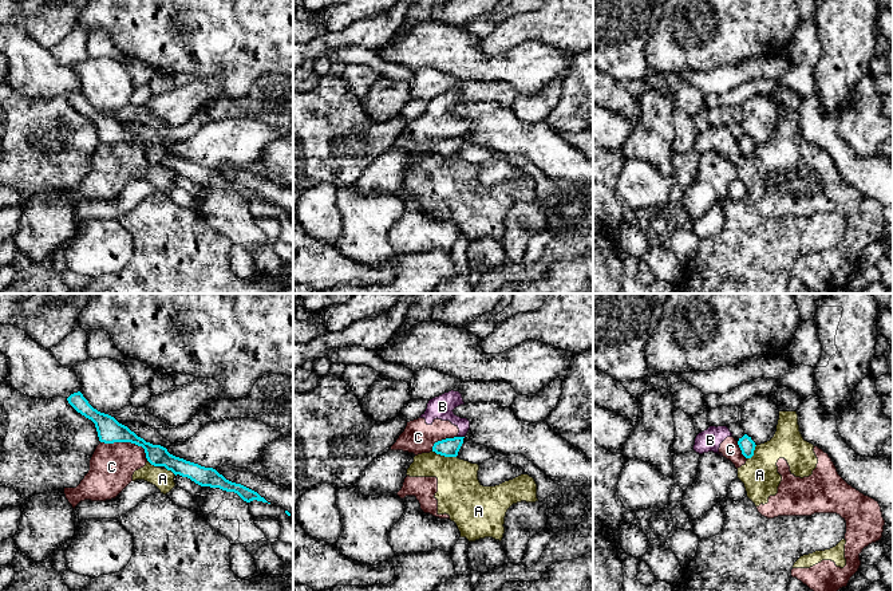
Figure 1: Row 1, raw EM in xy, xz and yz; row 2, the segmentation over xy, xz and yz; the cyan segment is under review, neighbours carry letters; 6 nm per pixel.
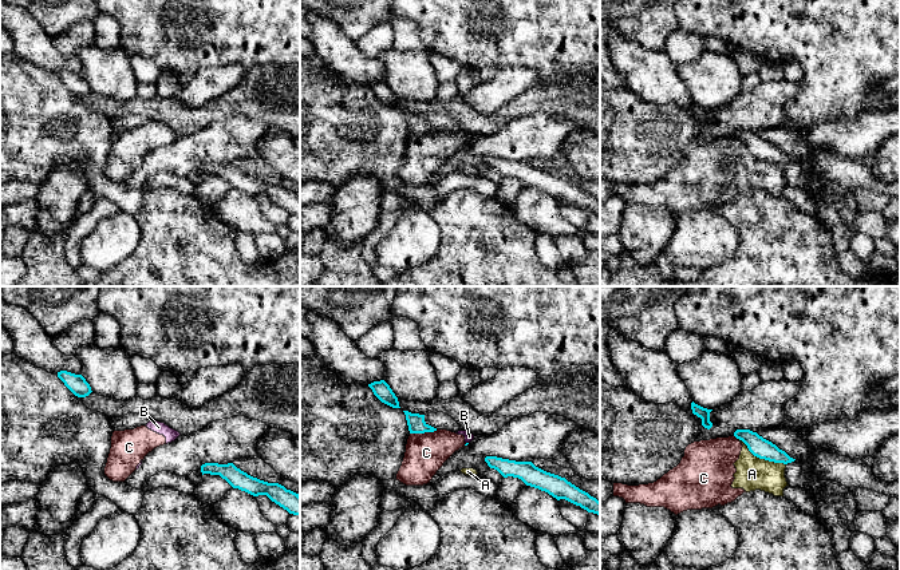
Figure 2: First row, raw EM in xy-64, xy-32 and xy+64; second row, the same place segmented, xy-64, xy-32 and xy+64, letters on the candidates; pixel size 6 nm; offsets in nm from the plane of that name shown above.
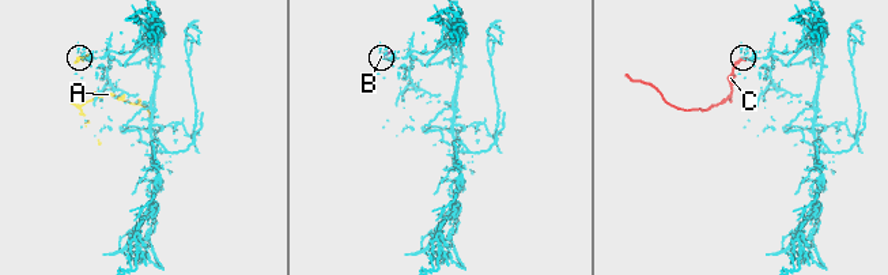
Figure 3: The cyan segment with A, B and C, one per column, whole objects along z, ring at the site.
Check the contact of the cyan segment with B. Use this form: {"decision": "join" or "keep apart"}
{"decision": "keep apart"}

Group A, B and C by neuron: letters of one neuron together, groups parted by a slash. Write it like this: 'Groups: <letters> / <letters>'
Groups: A B C

